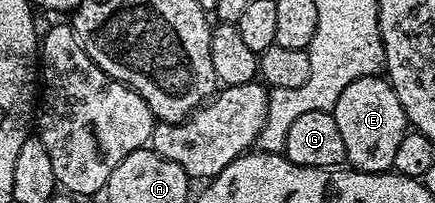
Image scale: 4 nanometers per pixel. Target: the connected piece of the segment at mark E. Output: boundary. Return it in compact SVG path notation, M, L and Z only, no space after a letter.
M382 74L361 77L353 85L345 85L333 114L345 145L346 162L354 170L378 175L392 170L393 157L397 157L397 148L407 136L409 124L401 101L397 101L397 93Z

